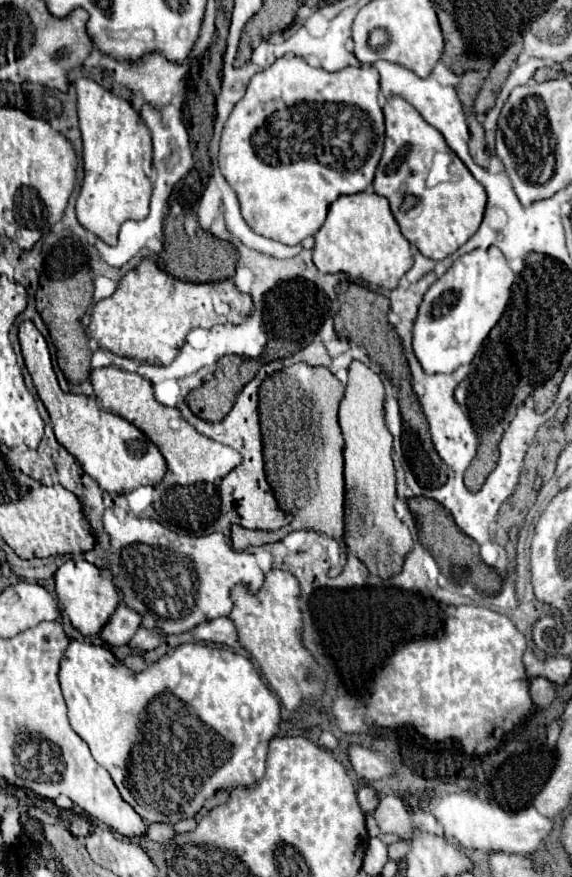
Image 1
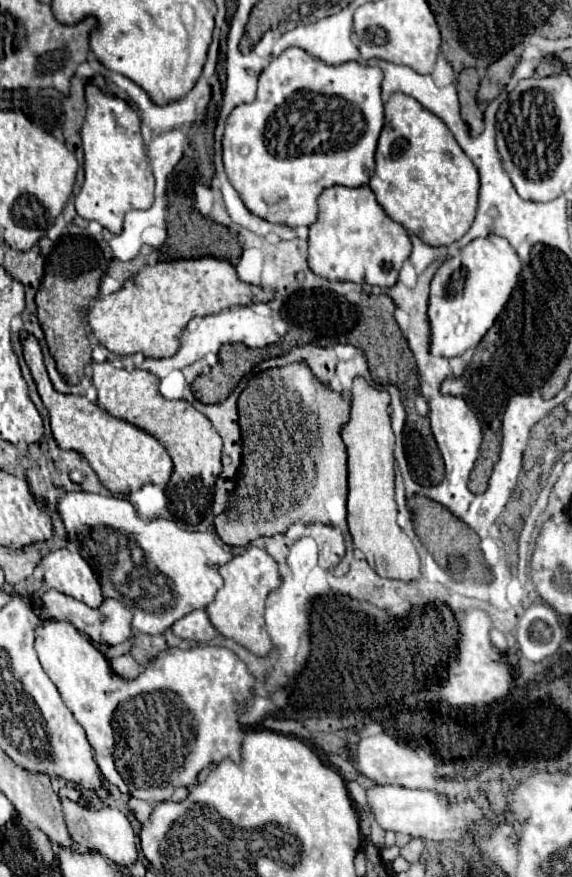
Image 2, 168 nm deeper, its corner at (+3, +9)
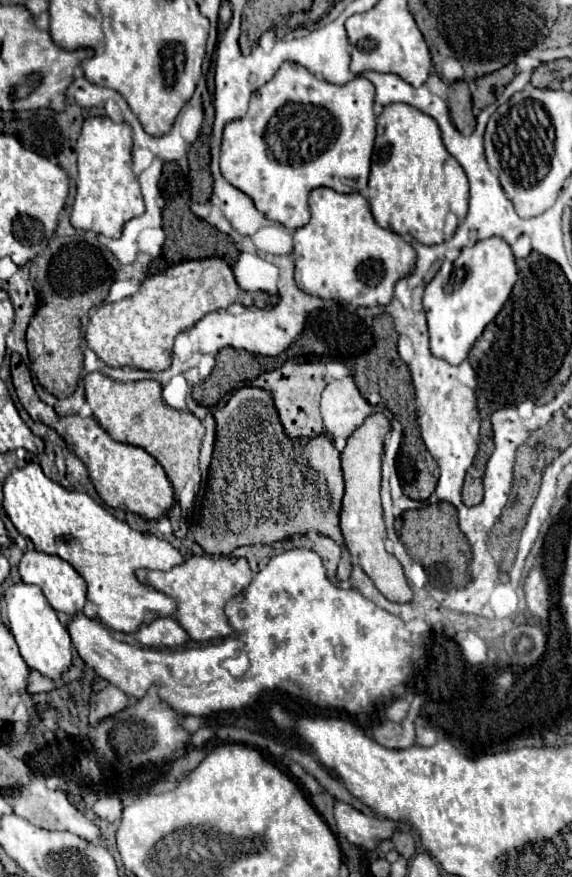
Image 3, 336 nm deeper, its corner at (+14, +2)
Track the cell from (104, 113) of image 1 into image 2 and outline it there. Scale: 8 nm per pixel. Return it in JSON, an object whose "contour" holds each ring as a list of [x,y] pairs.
{"contour":[[[93,84],[85,86],[85,100],[87,100],[87,114],[85,114],[85,122],[81,128],[83,150],[85,150],[85,182],[79,190],[79,194],[75,196],[75,208],[81,218],[97,220],[111,234],[119,234],[125,212],[129,212],[133,208],[145,210],[153,204],[155,180],[153,180],[153,172],[151,172],[151,166],[149,166],[149,160],[147,160],[145,148],[143,148],[145,144],[143,144],[141,130],[139,130],[141,118],[125,100],[105,94],[103,90],[99,90]]]}

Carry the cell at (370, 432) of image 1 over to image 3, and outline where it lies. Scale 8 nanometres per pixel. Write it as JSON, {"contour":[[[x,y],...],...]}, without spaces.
{"contour":[[[372,413],[368,421],[348,439],[346,449],[342,451],[342,471],[346,482],[346,493],[342,499],[340,511],[340,529],[346,541],[346,547],[352,557],[358,559],[360,567],[374,581],[378,591],[396,603],[412,601],[412,589],[404,577],[402,565],[384,549],[384,517],[380,505],[380,465],[384,451],[384,437],[390,429],[390,421],[382,413]]]}

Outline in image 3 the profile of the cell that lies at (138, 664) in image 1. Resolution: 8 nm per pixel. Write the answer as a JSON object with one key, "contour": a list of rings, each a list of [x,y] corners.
{"contour":[[[114,685],[104,687],[102,691],[94,693],[90,699],[90,725],[96,727],[108,717],[114,717],[122,709],[126,709],[128,697]]]}

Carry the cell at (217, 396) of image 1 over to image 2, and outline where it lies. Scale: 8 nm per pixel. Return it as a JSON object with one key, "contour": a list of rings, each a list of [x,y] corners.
{"contour":[[[227,344],[219,352],[219,362],[209,374],[197,376],[191,384],[193,396],[203,404],[219,404],[235,390],[239,380],[267,358],[265,348],[249,348],[243,344]]]}

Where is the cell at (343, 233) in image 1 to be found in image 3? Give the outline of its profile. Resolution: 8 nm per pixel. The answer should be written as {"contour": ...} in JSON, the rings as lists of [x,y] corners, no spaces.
{"contour":[[[318,187],[310,193],[310,223],[294,231],[294,263],[296,285],[314,297],[342,301],[354,307],[376,307],[392,301],[394,285],[408,277],[416,265],[416,251],[398,233],[380,227],[370,211],[368,201],[360,193],[336,193],[328,187]]]}

